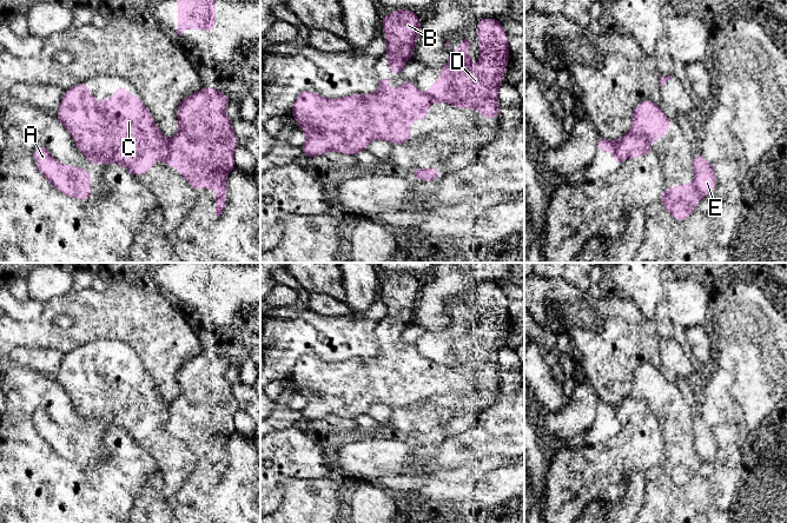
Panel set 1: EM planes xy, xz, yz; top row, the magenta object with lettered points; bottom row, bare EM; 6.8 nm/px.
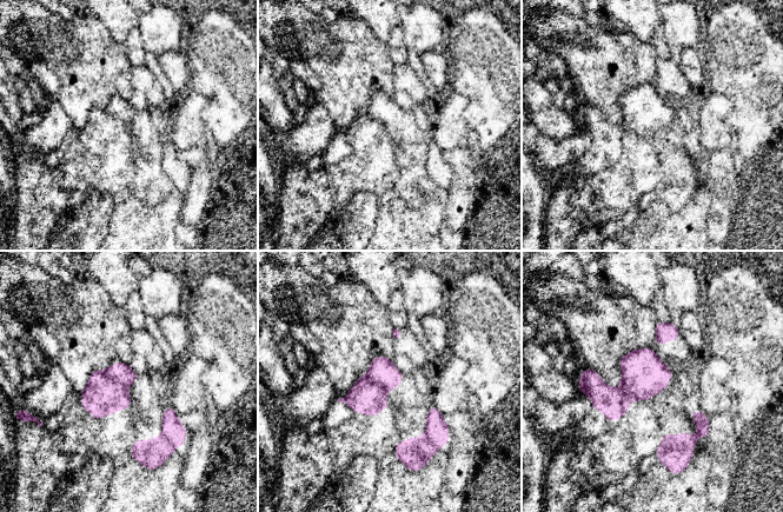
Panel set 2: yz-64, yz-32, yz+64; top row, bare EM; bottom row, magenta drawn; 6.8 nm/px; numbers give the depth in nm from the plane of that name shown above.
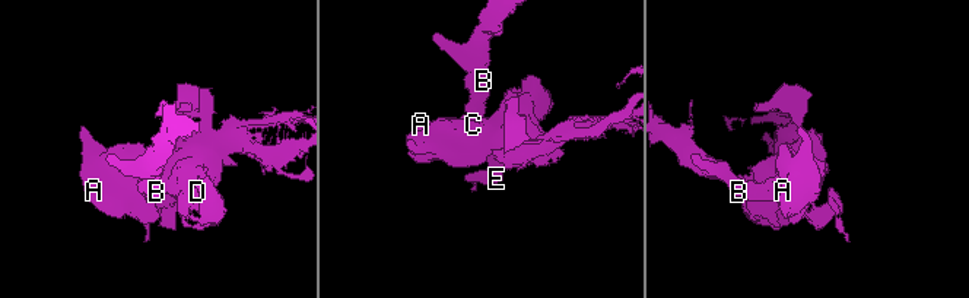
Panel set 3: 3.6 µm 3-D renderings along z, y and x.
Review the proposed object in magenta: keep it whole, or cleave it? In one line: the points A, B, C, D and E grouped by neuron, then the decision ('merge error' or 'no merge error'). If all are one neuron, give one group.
A B C E / D | merge error

